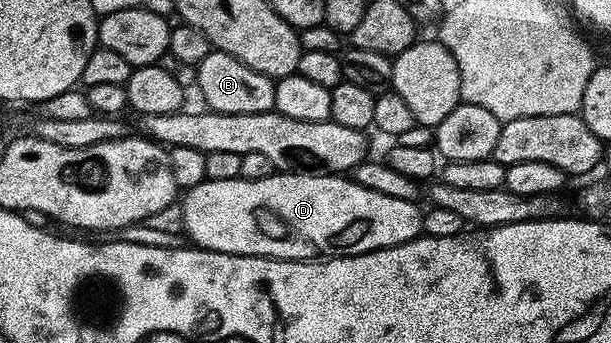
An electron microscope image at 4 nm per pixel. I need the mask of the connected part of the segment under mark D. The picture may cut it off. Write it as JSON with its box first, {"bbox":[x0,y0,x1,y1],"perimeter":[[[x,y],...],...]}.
{"bbox":[182,152,424,260],"perimeter":[[[213,152],[205,160],[207,181],[197,184],[197,188],[186,191],[182,195],[183,229],[190,241],[196,247],[205,250],[216,250],[222,254],[251,254],[255,258],[289,258],[292,260],[315,260],[320,256],[346,256],[349,254],[367,254],[370,250],[383,250],[386,246],[399,246],[402,242],[411,242],[423,234],[424,211],[418,210],[418,205],[409,200],[397,200],[393,196],[385,196],[381,192],[373,192],[369,188],[361,188],[347,176],[336,176],[331,172],[319,174],[291,174],[295,172],[276,172],[265,180],[249,180],[239,177],[243,155],[237,152]]]}

